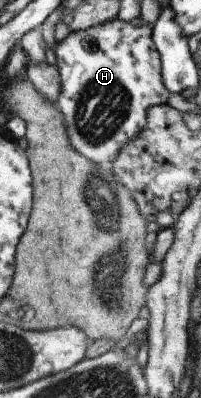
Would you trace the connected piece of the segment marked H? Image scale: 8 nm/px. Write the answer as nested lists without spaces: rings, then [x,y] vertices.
[[[137,17],[131,22],[123,22],[123,20],[117,18],[101,26],[93,26],[87,30],[72,32],[66,39],[57,43],[54,55],[56,56],[56,64],[62,79],[62,92],[56,105],[59,107],[59,110],[65,114],[67,132],[73,134],[73,136],[71,136],[71,138],[73,138],[73,148],[75,148],[77,152],[81,152],[85,158],[95,160],[95,164],[109,165],[113,162],[113,160],[119,156],[119,152],[125,148],[125,144],[129,144],[129,140],[135,140],[135,138],[147,128],[149,108],[151,108],[151,106],[167,105],[169,98],[171,98],[171,92],[169,92],[169,88],[167,88],[163,82],[162,58],[153,40],[153,30],[154,25],[145,22],[143,18]]]

